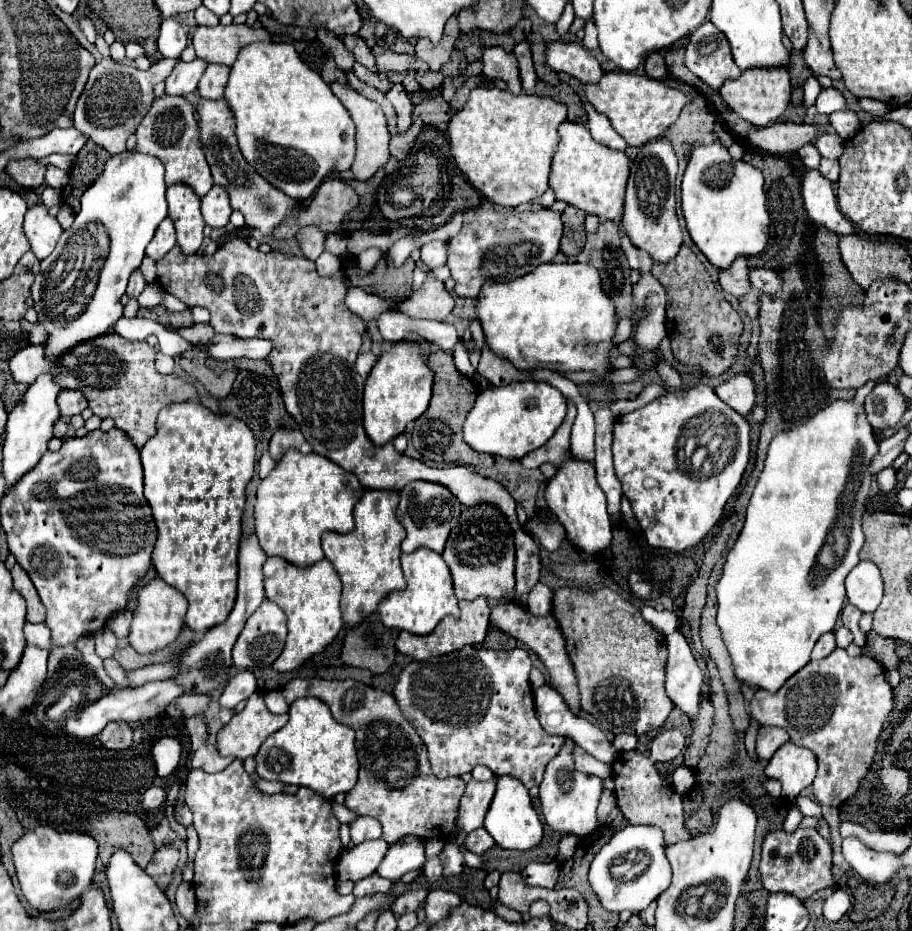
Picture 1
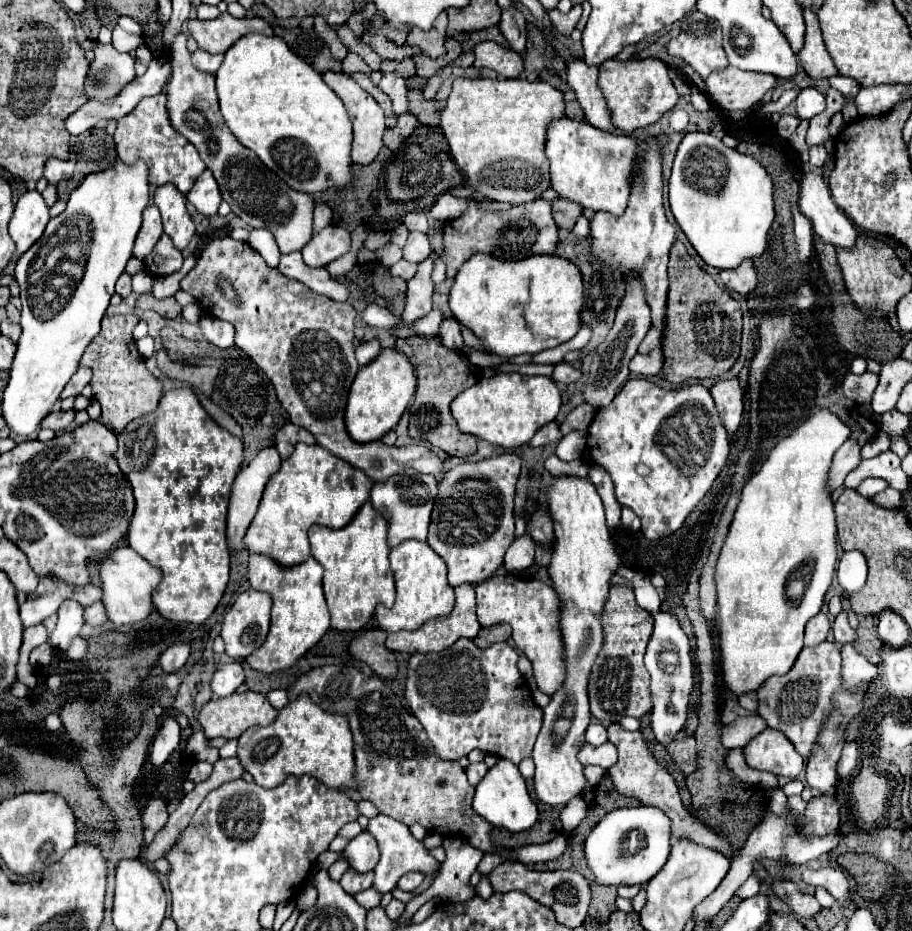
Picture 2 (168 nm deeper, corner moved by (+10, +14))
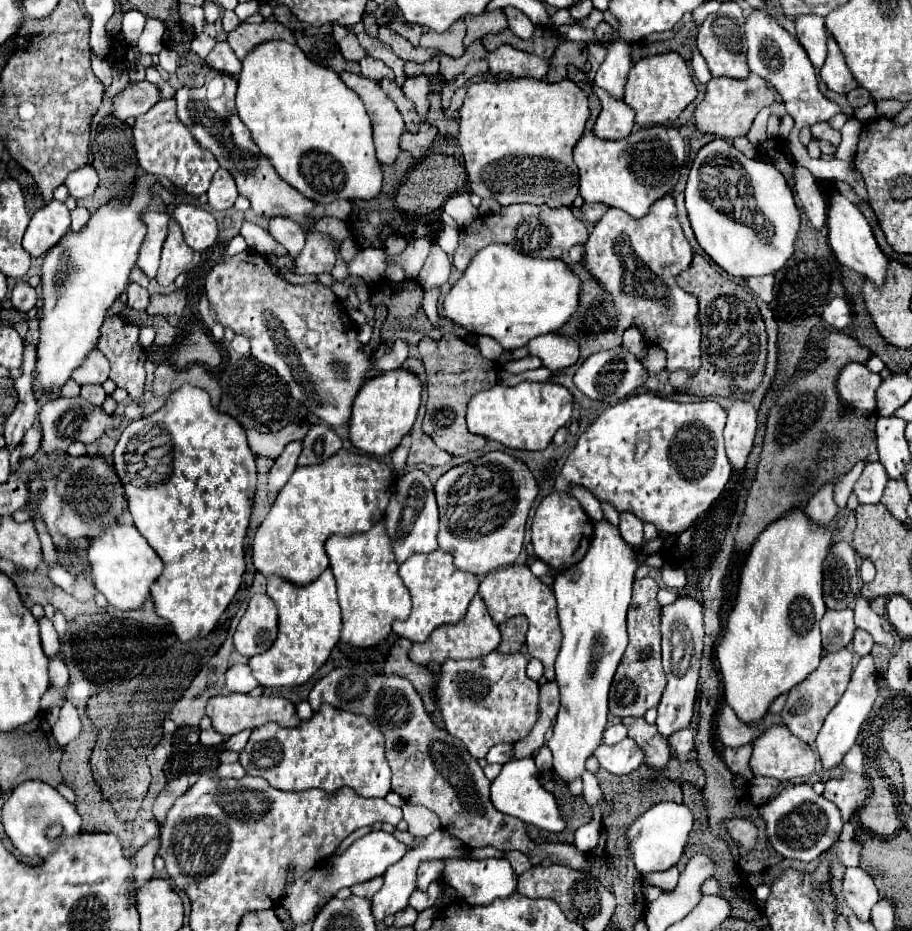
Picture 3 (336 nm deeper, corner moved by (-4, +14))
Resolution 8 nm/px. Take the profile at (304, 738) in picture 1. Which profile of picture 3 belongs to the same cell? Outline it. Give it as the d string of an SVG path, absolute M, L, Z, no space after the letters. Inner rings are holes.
M328 704L298 728L280 728L274 722L254 728L248 744L240 752L240 764L246 774L260 776L272 788L284 792L320 788L326 794L334 794L342 786L348 786L358 796L384 798L392 790L392 772L384 756L384 734L368 718Z

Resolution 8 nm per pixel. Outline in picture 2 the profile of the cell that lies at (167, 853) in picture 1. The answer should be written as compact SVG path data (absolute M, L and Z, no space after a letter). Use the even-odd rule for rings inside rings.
M154 798L148 802L146 810L142 812L142 824L144 824L144 842L150 844L156 834L166 826L168 822L168 812L166 804L160 798Z

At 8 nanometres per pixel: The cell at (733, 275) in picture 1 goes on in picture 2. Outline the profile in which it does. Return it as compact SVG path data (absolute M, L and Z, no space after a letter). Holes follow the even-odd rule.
M752 260L742 262L742 266L736 266L734 270L722 270L718 276L726 288L738 292L740 296L748 296L756 286L756 272Z

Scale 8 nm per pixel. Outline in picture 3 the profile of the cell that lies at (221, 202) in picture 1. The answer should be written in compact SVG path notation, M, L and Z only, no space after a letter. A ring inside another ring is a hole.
M218 168L208 190L208 204L216 210L228 210L234 206L236 198L238 198L238 190L234 178L228 174L228 170Z

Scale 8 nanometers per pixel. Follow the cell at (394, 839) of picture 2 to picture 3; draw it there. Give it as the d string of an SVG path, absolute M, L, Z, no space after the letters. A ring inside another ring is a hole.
M448 858L444 860L444 880L452 884L452 888L458 892L460 898L464 898L468 904L474 906L486 906L494 898L508 898L516 892L516 874L508 860L460 860L460 858Z

